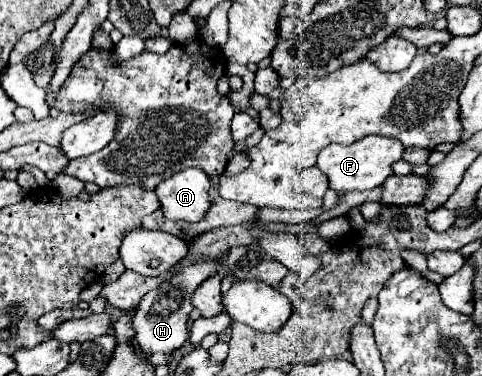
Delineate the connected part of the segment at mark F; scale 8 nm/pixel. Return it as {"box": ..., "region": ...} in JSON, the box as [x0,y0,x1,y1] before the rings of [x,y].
{"box":[317,136,403,192],"region":[[[367,136],[349,146],[341,146],[341,144],[325,146],[319,152],[317,166],[321,172],[327,174],[329,188],[333,188],[335,192],[373,190],[373,188],[381,186],[393,174],[391,166],[393,166],[393,162],[401,160],[401,154],[403,154],[403,144],[399,140],[383,138],[383,136]]]}

